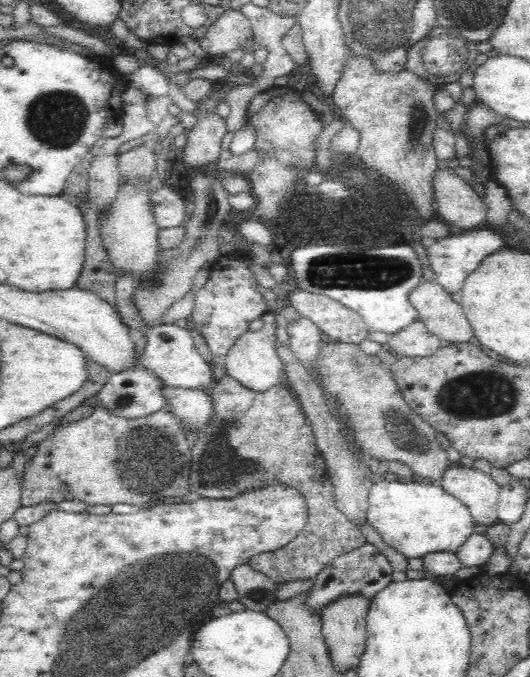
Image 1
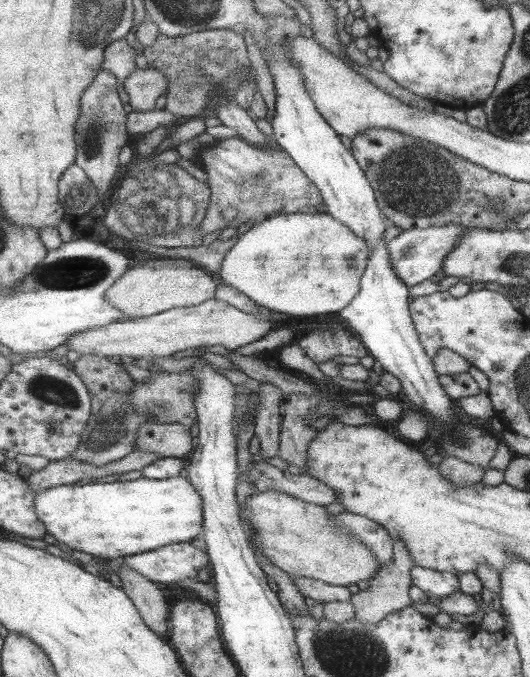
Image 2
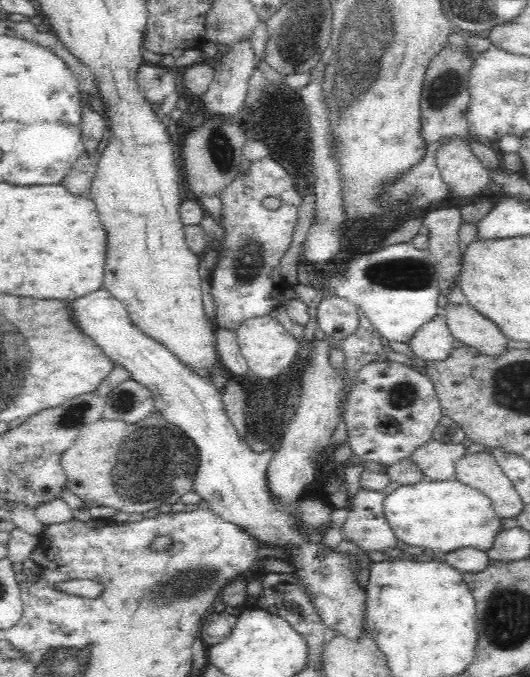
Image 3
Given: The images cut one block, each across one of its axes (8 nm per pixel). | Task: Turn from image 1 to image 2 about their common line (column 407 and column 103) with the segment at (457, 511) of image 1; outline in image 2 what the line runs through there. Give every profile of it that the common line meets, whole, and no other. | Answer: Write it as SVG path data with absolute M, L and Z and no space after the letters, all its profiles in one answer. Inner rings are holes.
M145 476L132 481L91 482L83 485L63 484L37 493L35 509L39 518L58 542L69 548L105 559L119 561L123 557L151 552L173 543L191 542L205 531L203 497L189 477L177 476L155 480Z

